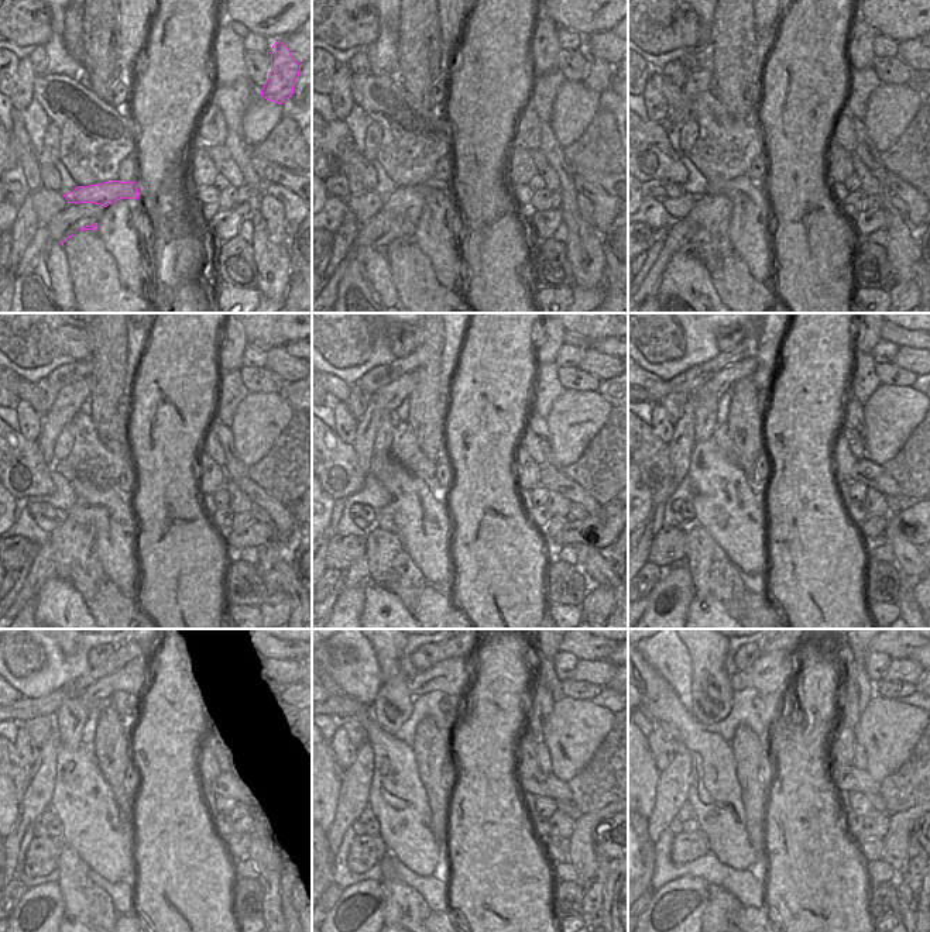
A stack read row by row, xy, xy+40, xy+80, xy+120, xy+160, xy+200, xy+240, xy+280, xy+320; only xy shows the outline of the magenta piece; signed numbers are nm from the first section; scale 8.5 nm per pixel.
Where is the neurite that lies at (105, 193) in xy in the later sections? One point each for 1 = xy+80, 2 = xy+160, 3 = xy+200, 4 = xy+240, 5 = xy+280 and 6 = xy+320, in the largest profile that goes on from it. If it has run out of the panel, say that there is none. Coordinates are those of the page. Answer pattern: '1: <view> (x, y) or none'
1: xy+80 (711, 215)
2: xy+160 (391, 567)
3: xy+200 (713, 574)
4: xy+240 (86, 903)
5: xy+280 (405, 907)
6: xy+320 (723, 907)

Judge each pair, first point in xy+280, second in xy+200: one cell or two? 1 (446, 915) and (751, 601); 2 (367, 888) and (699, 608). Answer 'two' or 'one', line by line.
1: two
2: two

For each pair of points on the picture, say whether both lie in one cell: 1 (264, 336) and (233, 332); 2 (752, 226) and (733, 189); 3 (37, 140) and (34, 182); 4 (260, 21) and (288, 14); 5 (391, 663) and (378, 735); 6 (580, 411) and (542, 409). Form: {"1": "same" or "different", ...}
{"1": "different", "2": "same", "3": "different", "4": "same", "5": "different", "6": "different"}

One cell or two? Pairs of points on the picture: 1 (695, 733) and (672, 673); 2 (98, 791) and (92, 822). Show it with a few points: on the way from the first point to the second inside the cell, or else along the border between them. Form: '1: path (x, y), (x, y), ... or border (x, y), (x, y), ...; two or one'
1: border (665, 678), (678, 700), (690, 712); two
2: path (92, 798), (92, 815); one

